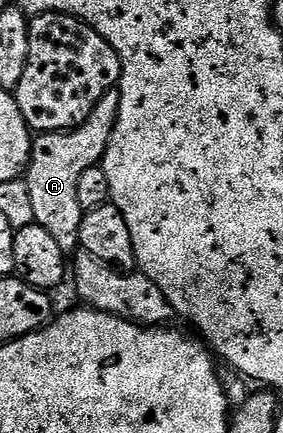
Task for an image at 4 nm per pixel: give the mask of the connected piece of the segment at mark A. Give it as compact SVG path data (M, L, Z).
M116 91L107 93L95 106L91 118L83 122L83 126L72 132L46 132L38 135L33 141L33 154L29 159L29 167L23 177L23 185L29 191L29 208L33 211L32 219L67 254L78 251L77 231L81 228L83 215L79 206L79 178L83 170L98 167L105 156L111 134L117 122L117 107L121 101Z

